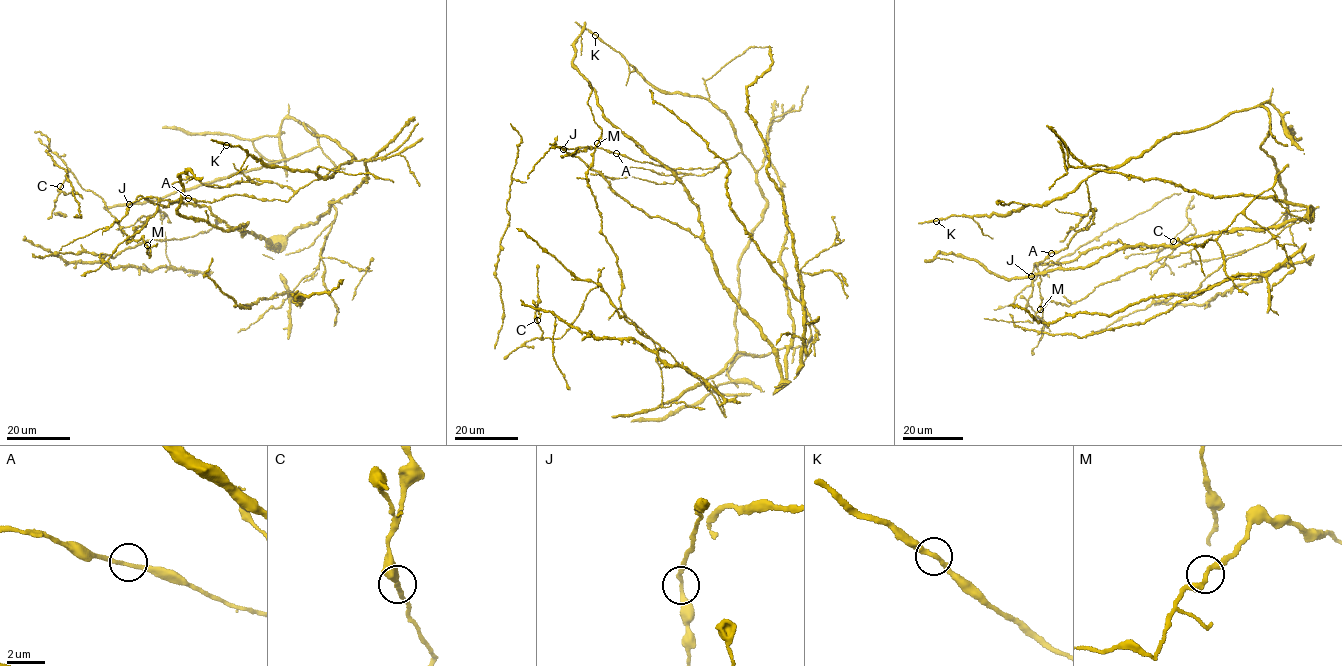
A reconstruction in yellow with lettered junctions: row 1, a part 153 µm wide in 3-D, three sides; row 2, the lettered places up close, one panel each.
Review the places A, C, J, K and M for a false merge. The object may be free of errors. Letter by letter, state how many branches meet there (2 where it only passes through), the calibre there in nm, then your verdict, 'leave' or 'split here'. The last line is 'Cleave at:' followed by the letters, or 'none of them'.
A: 2 | 200 nm | leave
C: 2 | 240 nm | leave
J: 2 | 220 nm | split here
K: 2 | 280 nm | leave
M: 2 | 200 nm | leave
Cleave at: J

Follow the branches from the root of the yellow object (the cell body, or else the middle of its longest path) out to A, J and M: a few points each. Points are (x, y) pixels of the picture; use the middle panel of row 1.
A: (740, 257), (766, 202), (757, 174), (742, 153), (717, 167), (688, 169), (640, 162), (616, 153)
J: (740, 257), (766, 202), (757, 174), (742, 153), (717, 167), (688, 169), (640, 162), (600, 148), (562, 148)
M: (740, 257), (736, 355), (767, 354), (737, 353), (660, 406), (656, 349), (621, 308), (587, 181), (597, 143)

